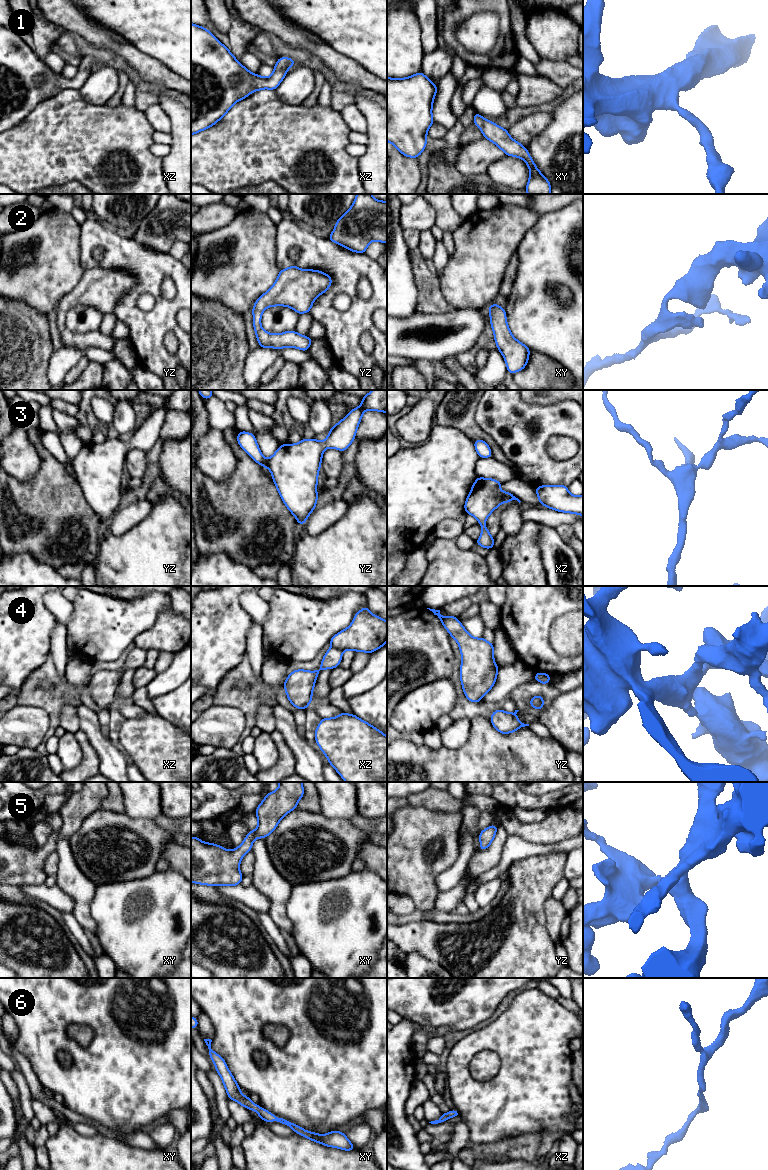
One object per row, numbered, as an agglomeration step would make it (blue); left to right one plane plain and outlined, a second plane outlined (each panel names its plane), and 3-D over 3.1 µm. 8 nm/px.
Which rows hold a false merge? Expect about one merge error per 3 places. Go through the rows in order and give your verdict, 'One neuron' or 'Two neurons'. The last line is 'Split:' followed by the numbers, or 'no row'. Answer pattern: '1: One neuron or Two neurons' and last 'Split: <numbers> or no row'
1: One neuron
2: One neuron
3: One neuron
4: One neuron
5: One neuron
6: One neuron
Split: no row

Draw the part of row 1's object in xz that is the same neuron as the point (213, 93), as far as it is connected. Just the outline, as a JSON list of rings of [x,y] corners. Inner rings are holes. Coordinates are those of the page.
[[[191,23],[191,136],[193,134],[196,134],[200,131],[206,130],[207,128],[213,126],[216,124],[221,118],[224,117],[224,115],[232,108],[232,106],[249,96],[251,92],[256,92],[261,89],[271,89],[271,90],[276,90],[278,85],[282,82],[284,77],[287,74],[288,69],[297,64],[294,60],[292,60],[289,57],[280,57],[277,60],[277,63],[275,64],[274,71],[270,77],[262,77],[258,74],[253,74],[251,73],[248,69],[246,69],[234,56],[233,54],[227,49],[210,31],[208,31],[204,27],[200,27],[196,24]]]

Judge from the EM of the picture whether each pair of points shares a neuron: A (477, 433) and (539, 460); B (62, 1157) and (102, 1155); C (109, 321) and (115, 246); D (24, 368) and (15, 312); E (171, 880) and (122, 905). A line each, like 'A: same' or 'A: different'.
A: different
B: same
C: different
D: same
E: same

